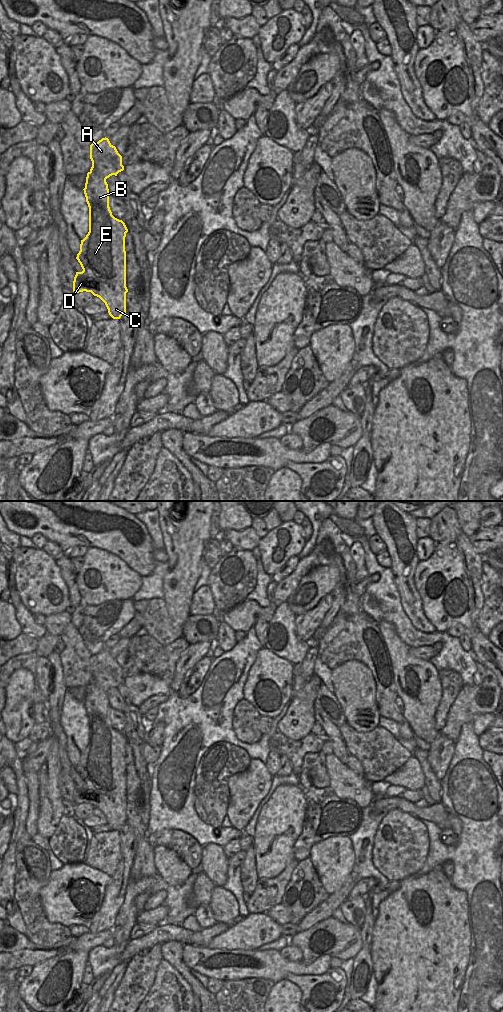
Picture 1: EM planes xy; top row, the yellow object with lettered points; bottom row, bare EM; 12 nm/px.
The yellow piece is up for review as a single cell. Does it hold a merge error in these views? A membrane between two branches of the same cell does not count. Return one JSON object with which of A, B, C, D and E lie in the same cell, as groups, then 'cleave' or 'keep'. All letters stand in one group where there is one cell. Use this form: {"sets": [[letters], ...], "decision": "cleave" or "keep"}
{"sets": [["A"], ["B", "C", "D", "E"]], "decision": "cleave"}

